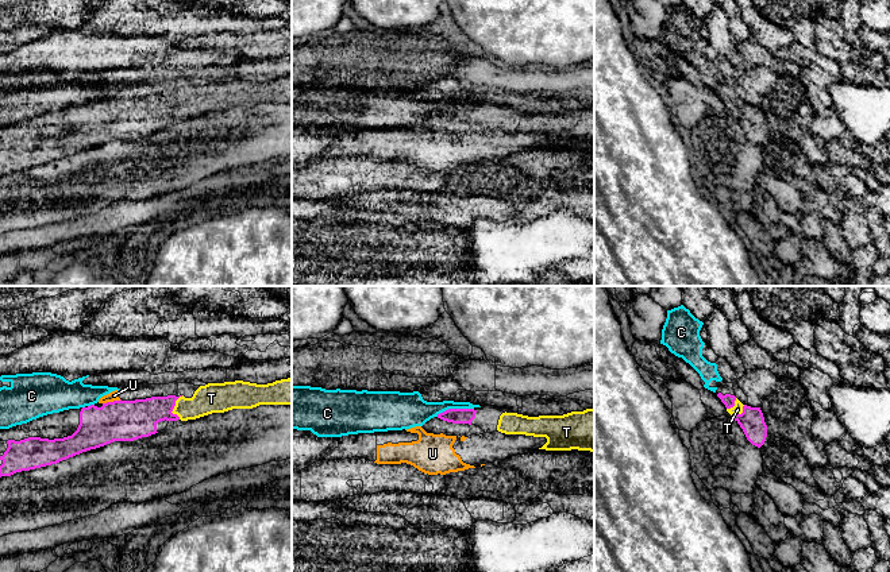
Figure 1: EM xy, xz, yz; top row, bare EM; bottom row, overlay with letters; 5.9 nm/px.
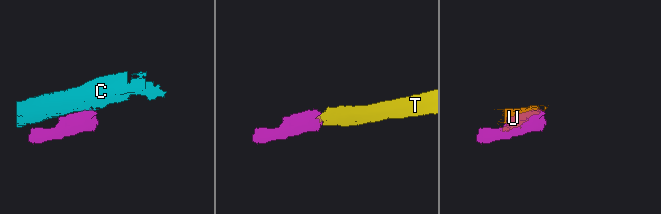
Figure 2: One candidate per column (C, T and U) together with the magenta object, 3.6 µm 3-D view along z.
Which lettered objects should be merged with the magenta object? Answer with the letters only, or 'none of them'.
T

